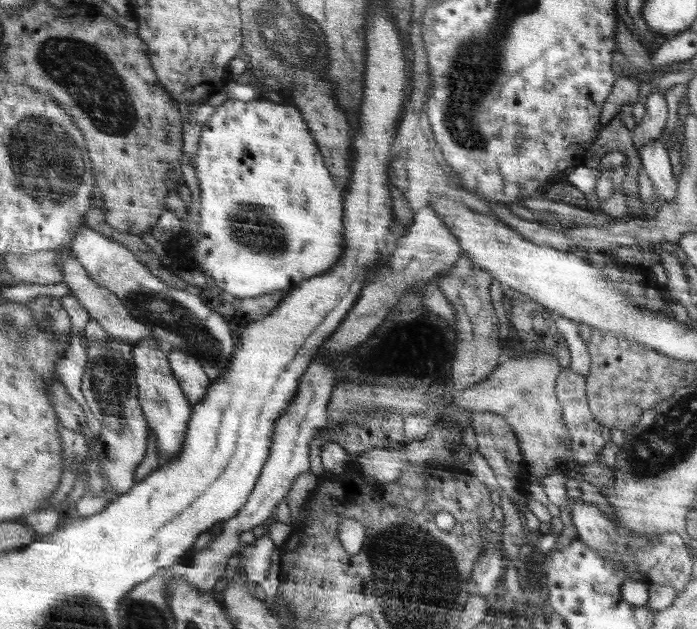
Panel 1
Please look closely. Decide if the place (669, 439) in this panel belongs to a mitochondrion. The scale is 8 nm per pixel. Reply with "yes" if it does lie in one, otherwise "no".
yes

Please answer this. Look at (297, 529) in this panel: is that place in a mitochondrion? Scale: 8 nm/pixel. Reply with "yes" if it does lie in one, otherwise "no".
no

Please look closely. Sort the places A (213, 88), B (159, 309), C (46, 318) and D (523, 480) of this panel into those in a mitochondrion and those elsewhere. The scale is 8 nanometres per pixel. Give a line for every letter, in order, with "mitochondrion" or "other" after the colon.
A: other
B: mitochondrion
C: mitochondrion
D: other

